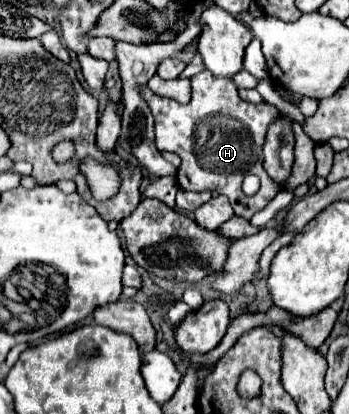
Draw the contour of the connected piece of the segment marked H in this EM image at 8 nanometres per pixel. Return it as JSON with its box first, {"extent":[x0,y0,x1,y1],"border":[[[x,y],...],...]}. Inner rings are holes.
{"extent":[143,70,315,220],"border":[[[207,70],[201,72],[201,76],[195,76],[193,80],[189,104],[179,104],[173,98],[159,96],[149,86],[143,88],[143,98],[147,100],[147,104],[151,104],[151,112],[155,118],[157,148],[175,152],[181,158],[181,166],[177,172],[179,186],[183,190],[211,190],[229,196],[235,214],[243,216],[245,220],[251,220],[255,212],[263,210],[275,198],[277,192],[295,190],[299,184],[311,180],[315,174],[315,142],[311,142],[311,138],[303,132],[303,126],[299,122],[293,122],[297,152],[291,176],[283,184],[277,184],[267,176],[263,168],[263,140],[269,124],[273,124],[281,116],[281,112],[267,102],[251,104],[241,100],[237,88],[229,78],[215,78]],[[247,174],[255,174],[261,180],[259,192],[255,196],[247,196],[241,188],[243,178]]]}

